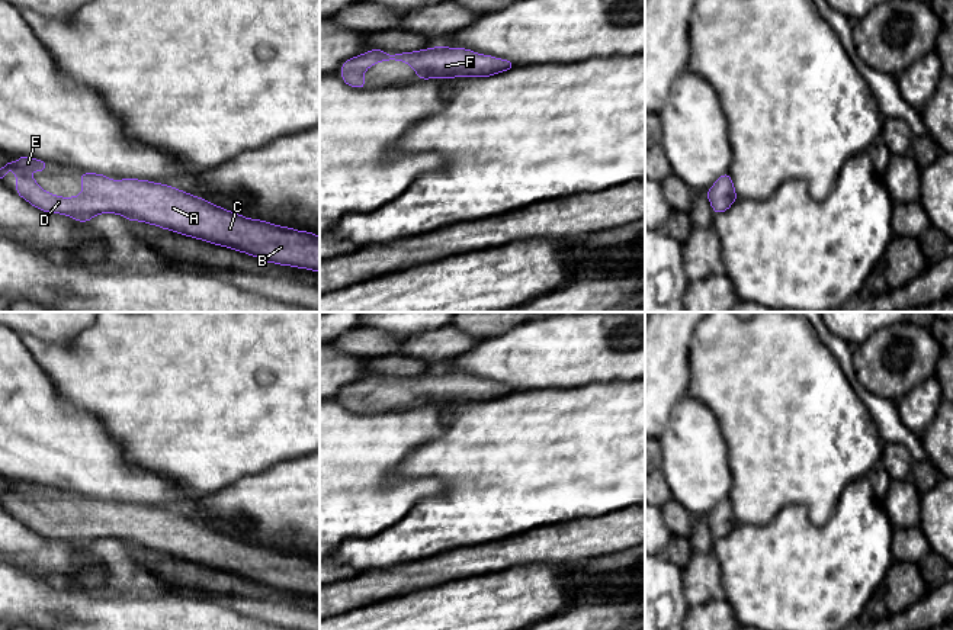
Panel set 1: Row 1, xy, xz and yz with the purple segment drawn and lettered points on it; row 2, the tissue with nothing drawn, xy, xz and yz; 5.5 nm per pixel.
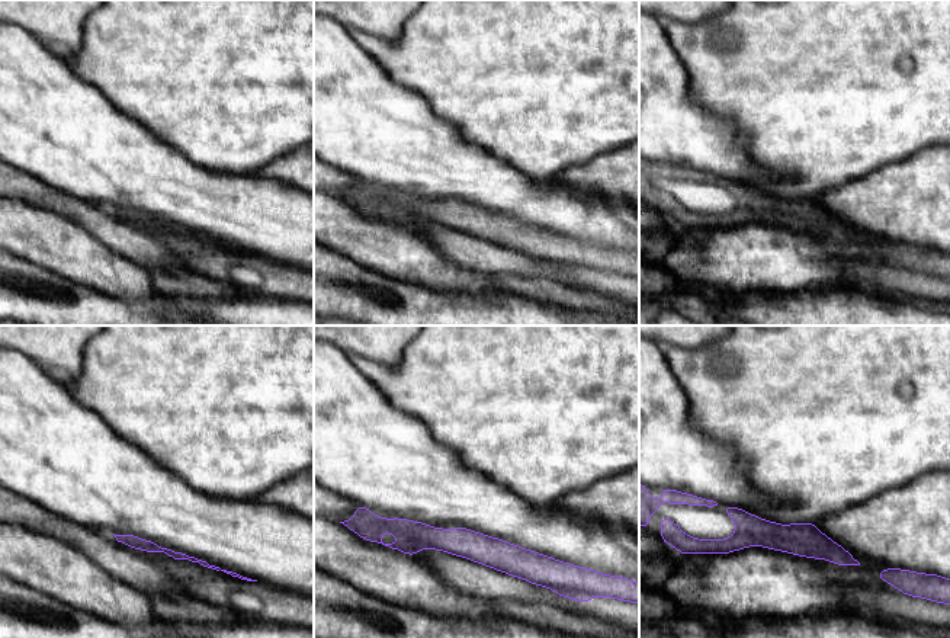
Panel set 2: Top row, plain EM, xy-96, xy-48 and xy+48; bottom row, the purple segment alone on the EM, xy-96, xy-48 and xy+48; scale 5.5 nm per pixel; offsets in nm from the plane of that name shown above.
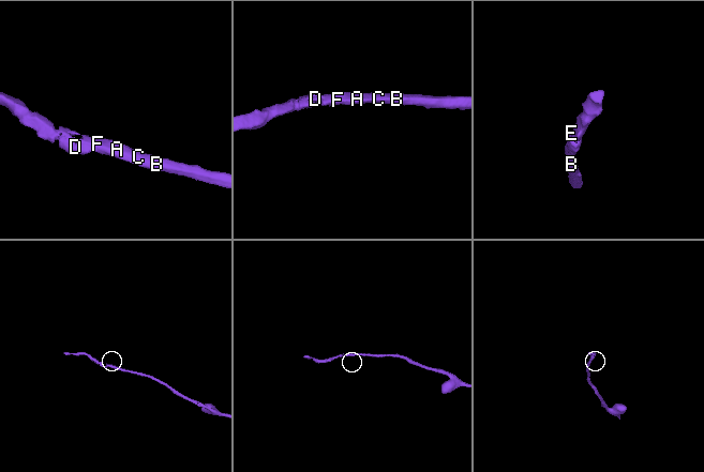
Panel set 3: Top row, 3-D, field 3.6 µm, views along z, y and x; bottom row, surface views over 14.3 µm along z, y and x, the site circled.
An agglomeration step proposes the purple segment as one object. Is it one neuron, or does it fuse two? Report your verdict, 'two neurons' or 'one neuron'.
one neuron

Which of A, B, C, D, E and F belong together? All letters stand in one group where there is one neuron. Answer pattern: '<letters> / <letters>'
A B C D E F

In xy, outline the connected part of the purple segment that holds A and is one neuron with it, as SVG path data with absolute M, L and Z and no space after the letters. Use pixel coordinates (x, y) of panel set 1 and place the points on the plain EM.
M16 480L15 489L9 483L6 491L0 494L0 507L4 505L9 495L13 495L16 498L16 520L28 525L33 533L49 539L67 540L78 547L89 547L100 539L118 539L128 546L151 549L234 576L243 576L266 588L320 597L320 562L312 557L273 550L267 546L248 544L173 511L137 504L110 505L108 501L96 498L80 499L83 508L81 520L61 523L45 517L29 501L31 496L46 496L46 494L46 486Z

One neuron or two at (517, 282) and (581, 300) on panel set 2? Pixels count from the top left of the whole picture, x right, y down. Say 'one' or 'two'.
one

